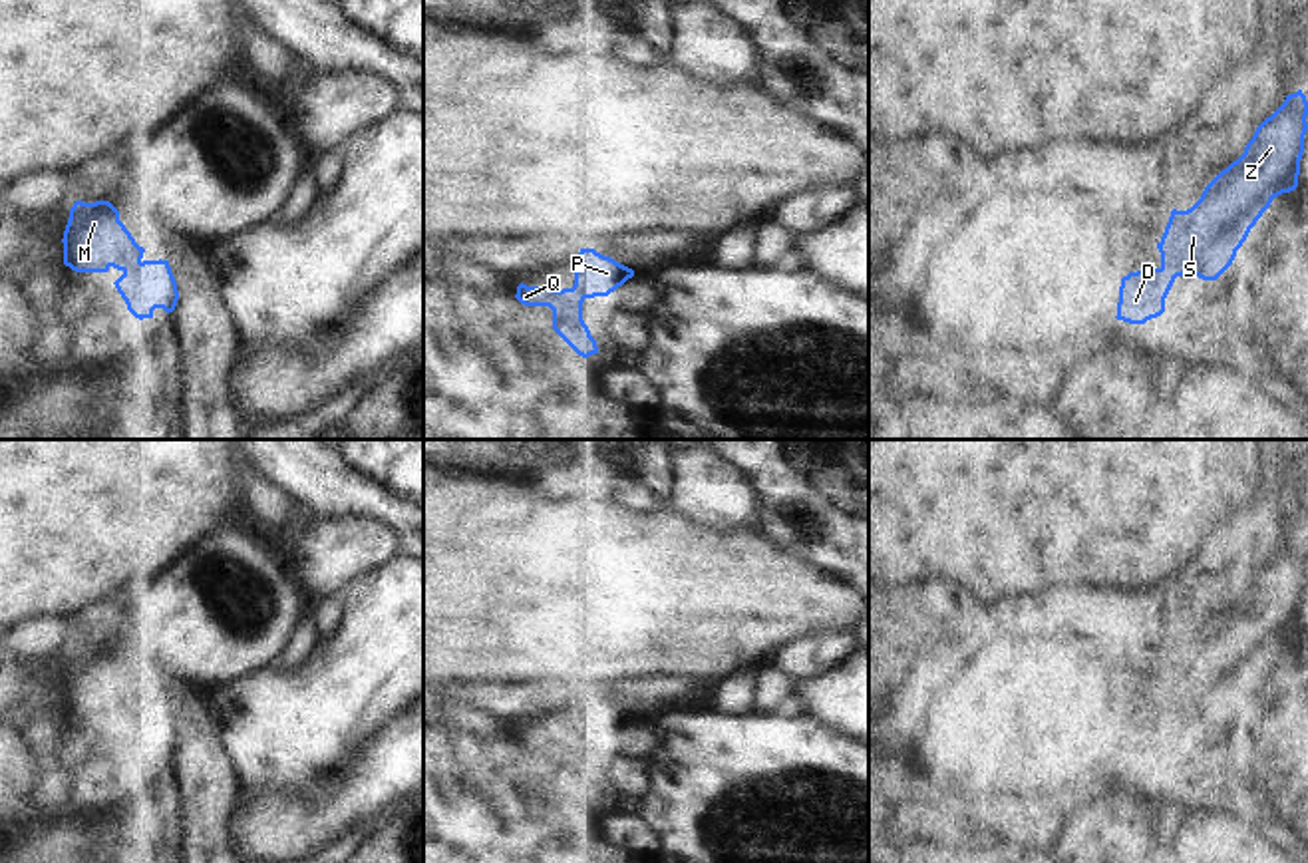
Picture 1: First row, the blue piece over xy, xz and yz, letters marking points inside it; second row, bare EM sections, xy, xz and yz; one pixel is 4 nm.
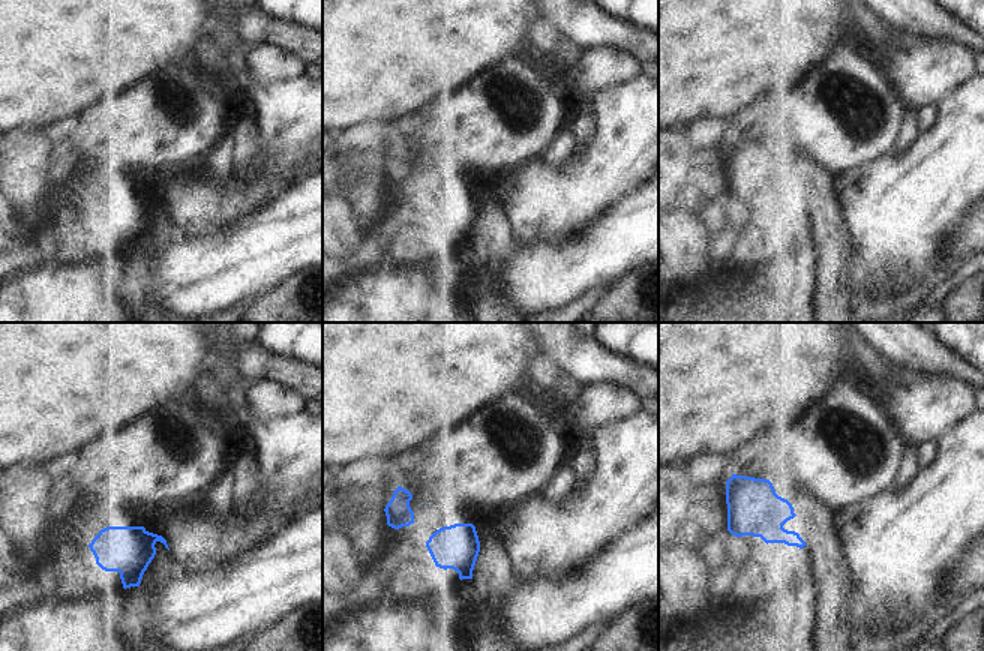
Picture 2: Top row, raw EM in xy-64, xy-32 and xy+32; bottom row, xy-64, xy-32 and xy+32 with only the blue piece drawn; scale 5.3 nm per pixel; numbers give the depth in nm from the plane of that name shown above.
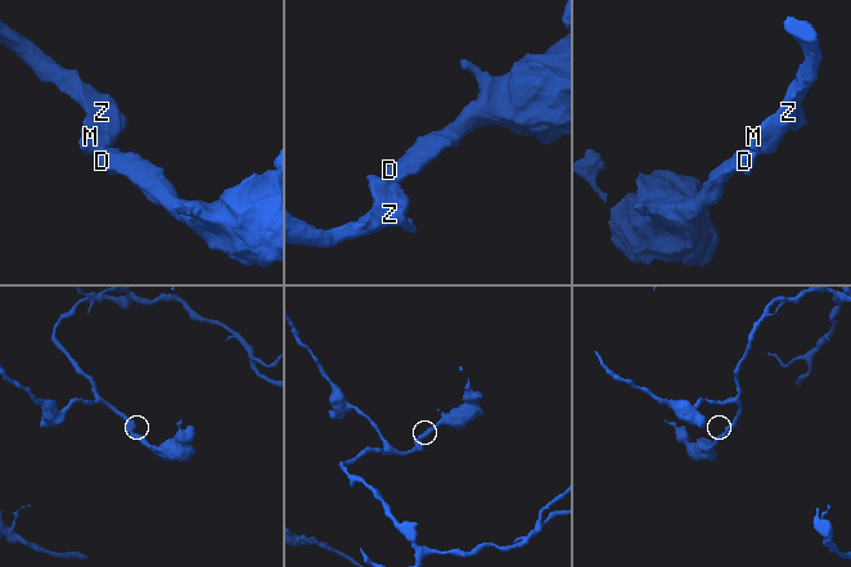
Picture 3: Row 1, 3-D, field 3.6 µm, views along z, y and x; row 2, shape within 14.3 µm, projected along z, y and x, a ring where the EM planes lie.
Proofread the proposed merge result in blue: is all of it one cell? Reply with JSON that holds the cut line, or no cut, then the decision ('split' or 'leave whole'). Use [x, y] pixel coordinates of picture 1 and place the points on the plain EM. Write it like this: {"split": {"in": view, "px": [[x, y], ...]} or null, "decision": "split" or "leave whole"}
{"split": null, "decision": "leave whole"}

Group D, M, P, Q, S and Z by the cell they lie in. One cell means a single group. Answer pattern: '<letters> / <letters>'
D M P Q S Z

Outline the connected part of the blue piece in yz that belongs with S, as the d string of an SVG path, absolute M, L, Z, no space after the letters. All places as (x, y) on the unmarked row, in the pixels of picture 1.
M1302 535L1266 563L1244 599L1187 656L1171 656L1157 694L1161 712L1121 724L1117 766L1145 770L1165 758L1177 722L1217 726L1234 706L1272 644L1298 632L1308 547Z

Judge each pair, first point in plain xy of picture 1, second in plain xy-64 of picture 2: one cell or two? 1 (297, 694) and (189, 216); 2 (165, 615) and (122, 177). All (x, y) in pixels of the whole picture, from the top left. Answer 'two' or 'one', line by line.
1: one
2: two

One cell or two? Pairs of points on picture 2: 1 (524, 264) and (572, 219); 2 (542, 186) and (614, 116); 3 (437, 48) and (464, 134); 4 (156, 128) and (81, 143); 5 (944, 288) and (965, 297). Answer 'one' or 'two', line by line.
1: two
2: one
3: two
4: one
5: two

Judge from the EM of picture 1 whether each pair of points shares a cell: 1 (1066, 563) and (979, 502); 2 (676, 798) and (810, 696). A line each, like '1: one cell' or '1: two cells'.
1: one cell
2: two cells

